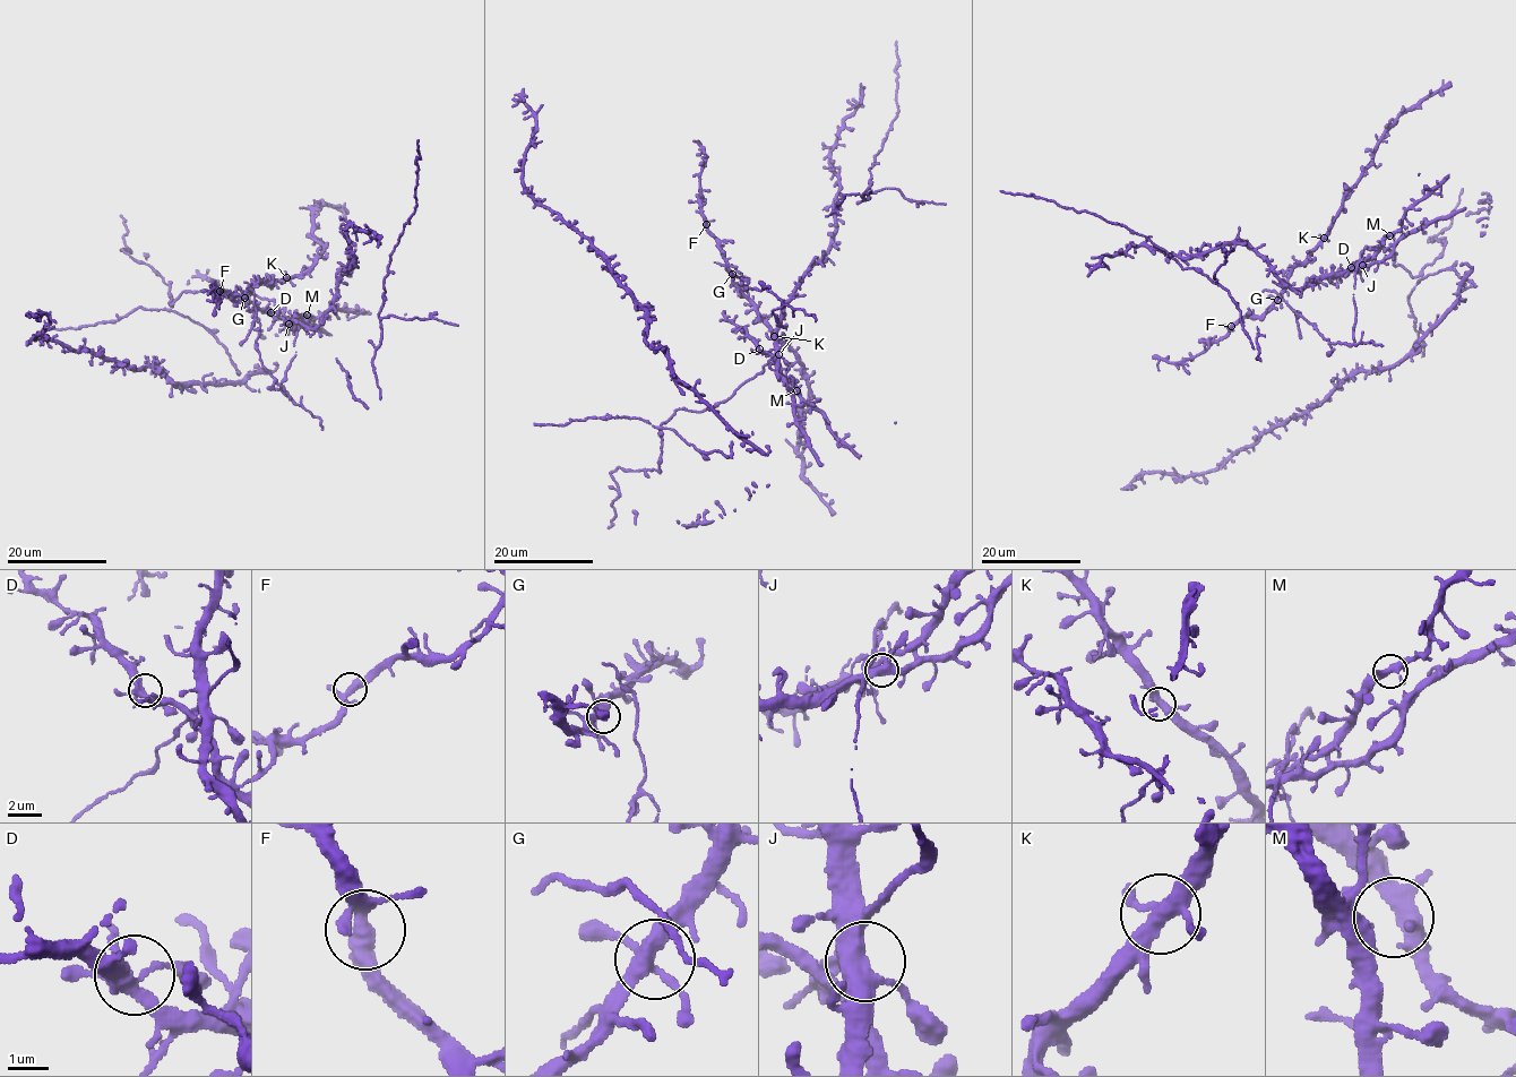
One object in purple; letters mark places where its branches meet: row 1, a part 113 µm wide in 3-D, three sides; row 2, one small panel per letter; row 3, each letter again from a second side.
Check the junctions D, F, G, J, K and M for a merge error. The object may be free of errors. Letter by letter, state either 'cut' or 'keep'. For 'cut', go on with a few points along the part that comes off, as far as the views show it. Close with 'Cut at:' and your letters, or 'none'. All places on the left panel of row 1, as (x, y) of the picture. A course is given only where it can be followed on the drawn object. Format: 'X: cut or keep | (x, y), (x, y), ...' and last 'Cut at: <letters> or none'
D: keep
F: keep
G: keep
J: keep
K: keep
M: keep
Cut at: none

